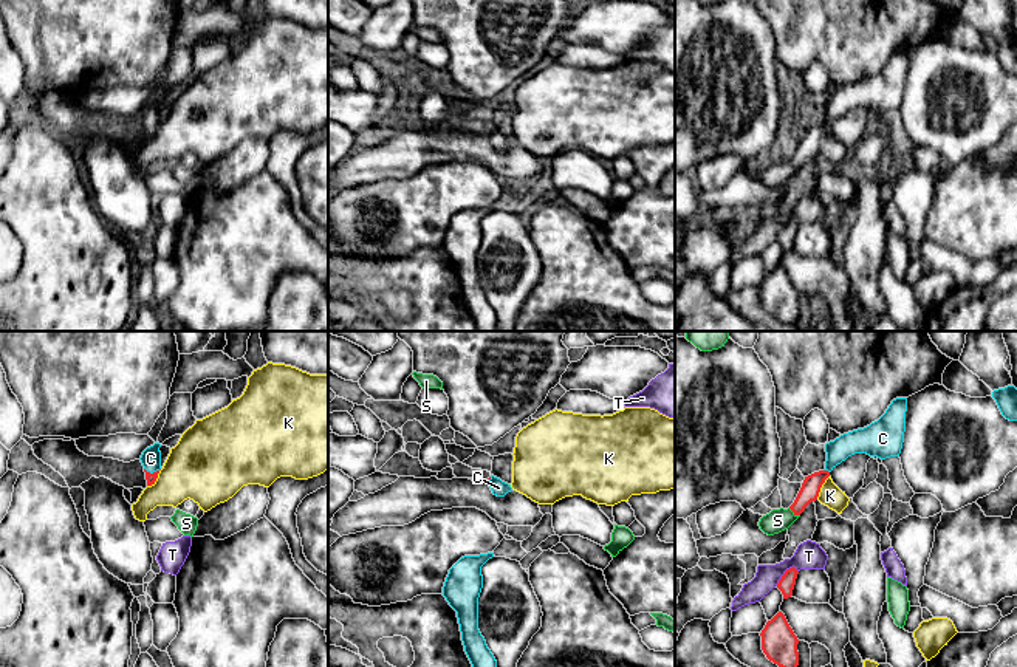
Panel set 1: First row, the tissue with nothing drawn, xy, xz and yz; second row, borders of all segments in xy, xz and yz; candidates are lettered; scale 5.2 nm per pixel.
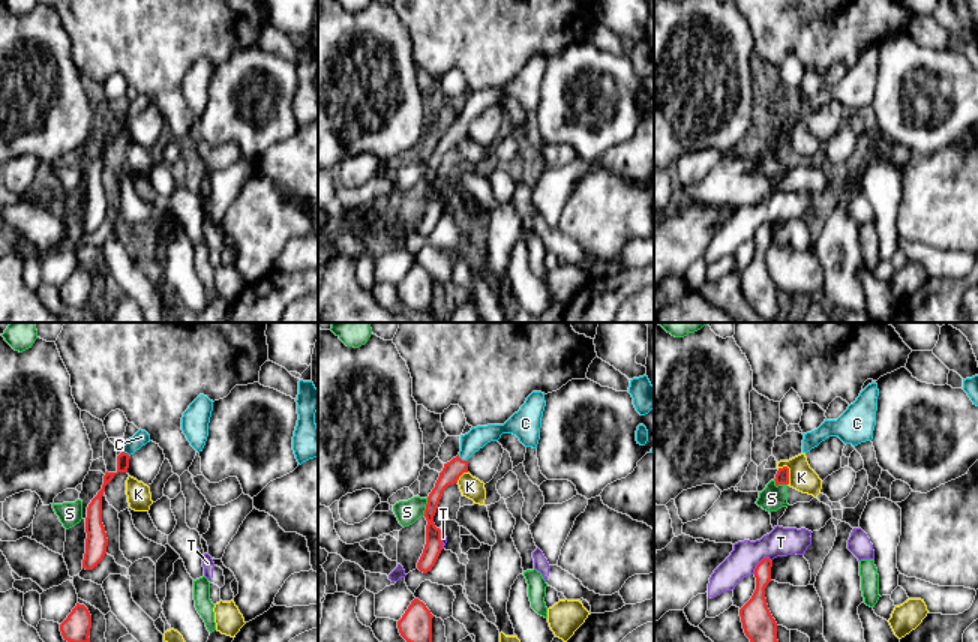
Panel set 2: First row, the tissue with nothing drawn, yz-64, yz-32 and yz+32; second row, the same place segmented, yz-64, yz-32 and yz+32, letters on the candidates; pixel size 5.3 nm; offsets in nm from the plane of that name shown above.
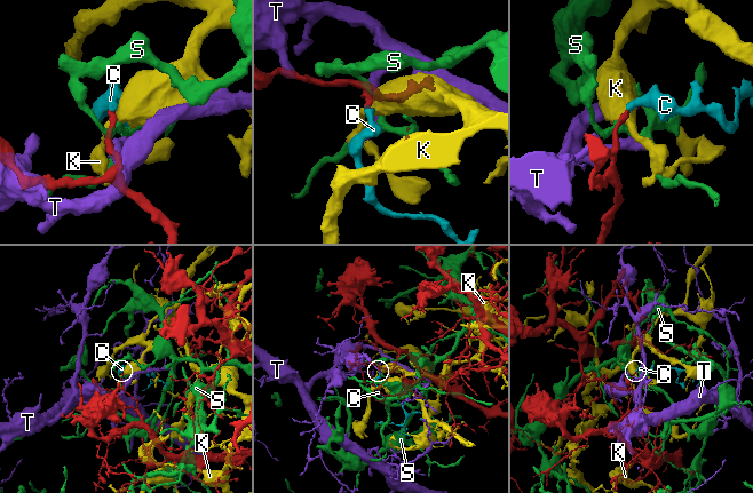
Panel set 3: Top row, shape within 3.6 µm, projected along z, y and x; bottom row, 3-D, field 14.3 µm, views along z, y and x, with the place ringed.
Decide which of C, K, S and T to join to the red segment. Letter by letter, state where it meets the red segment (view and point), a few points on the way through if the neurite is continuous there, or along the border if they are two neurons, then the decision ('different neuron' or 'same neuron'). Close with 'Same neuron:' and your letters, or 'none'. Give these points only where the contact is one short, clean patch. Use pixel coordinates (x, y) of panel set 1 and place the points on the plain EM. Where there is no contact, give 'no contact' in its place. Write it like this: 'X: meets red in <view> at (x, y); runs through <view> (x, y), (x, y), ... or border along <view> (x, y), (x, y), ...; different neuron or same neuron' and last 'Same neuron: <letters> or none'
C: meets red in xy at (154, 126); runs through xy (150, 132), (154, 126), (150, 112); same neuron
K: meets red in yz at (821, 140); different neuron
S: meets red in yz at (794, 166); different neuron
T: meets red in yz at (785, 226); different neuron
Same neuron: C

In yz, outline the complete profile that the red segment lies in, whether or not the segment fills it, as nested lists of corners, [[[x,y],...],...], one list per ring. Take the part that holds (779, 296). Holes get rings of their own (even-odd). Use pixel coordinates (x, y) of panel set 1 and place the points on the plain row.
[[[779,265],[771,274],[766,275],[760,289],[762,303],[769,314],[785,323],[797,325],[799,292],[782,265]]]

